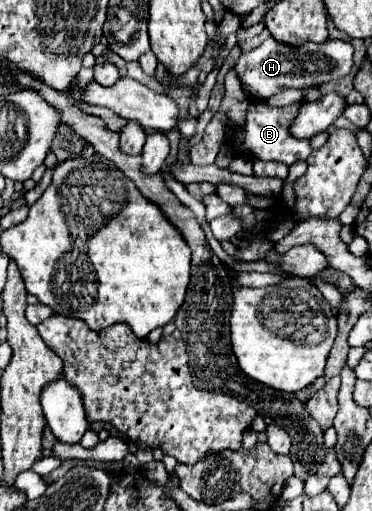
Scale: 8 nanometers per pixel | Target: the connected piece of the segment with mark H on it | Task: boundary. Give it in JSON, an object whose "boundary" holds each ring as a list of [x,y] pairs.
{"boundary":[[[269,37],[253,51],[243,53],[235,63],[235,71],[243,87],[251,91],[253,99],[269,99],[281,89],[305,89],[349,75],[353,67],[353,51],[353,45],[343,39],[327,39],[323,43],[307,41],[307,45],[299,45],[299,49],[295,49]]]}

